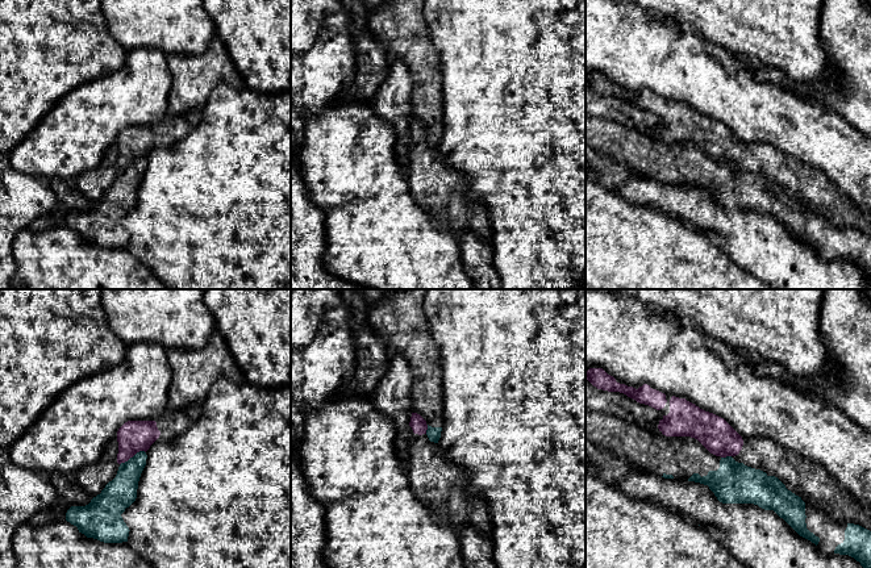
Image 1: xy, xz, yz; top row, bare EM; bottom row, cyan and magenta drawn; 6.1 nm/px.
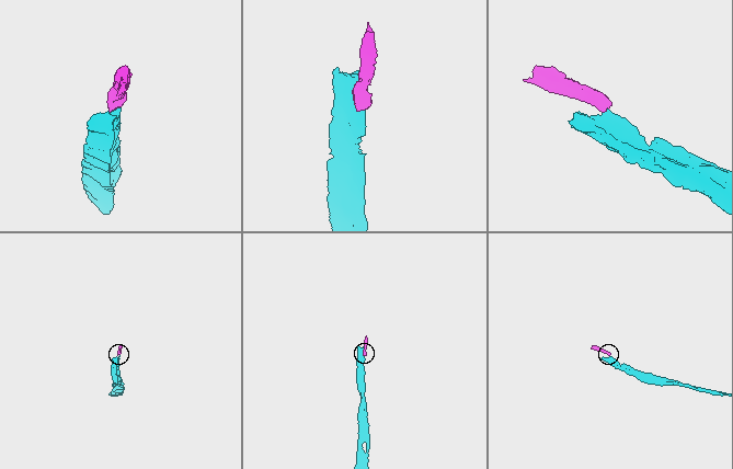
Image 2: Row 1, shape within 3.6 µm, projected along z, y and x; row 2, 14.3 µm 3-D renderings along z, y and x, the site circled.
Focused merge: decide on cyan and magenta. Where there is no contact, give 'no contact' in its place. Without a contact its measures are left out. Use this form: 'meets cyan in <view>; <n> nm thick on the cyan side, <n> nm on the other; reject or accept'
meets cyan in xy; 190 nm thick on the cyan side, 190 nm on the other; reject

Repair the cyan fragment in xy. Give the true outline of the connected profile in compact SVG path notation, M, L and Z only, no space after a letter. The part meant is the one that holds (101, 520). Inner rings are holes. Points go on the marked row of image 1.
M139 451L121 463L116 477L101 493L86 506L71 506L66 513L66 521L76 526L87 538L104 543L128 542L130 530L121 514L137 498L138 481L146 459L146 452Z

